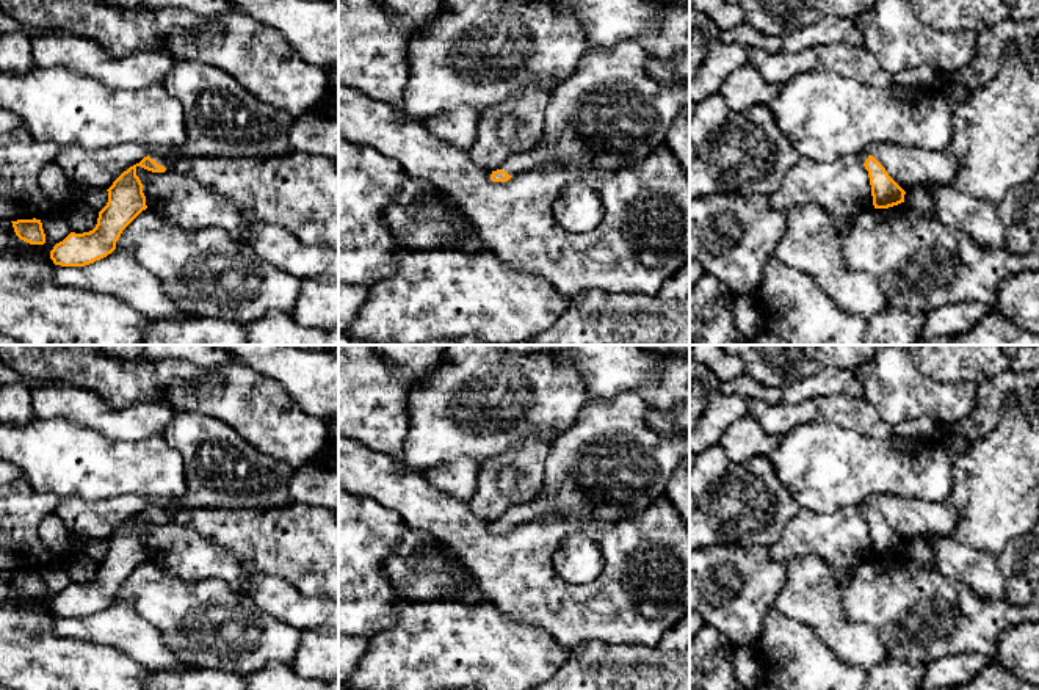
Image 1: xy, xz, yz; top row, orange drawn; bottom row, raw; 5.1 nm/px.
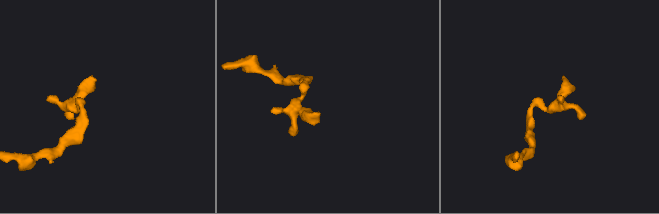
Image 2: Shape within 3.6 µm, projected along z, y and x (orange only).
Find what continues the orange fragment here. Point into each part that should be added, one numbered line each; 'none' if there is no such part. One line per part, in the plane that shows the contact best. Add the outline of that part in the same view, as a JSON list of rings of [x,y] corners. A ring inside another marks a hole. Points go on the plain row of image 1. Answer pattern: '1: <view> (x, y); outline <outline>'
1: xy (165, 512); outline [[[149,505],[152,511],[155,511],[158,516],[165,518],[166,522],[171,521],[172,511],[169,507],[165,505]]]

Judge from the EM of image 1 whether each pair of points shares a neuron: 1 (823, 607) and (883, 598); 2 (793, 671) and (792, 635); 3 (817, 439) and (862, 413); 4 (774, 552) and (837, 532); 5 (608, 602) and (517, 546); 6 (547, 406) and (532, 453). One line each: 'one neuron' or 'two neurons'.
1: two neurons
2: one neuron
3: two neurons
4: one neuron
5: one neuron
6: two neurons

